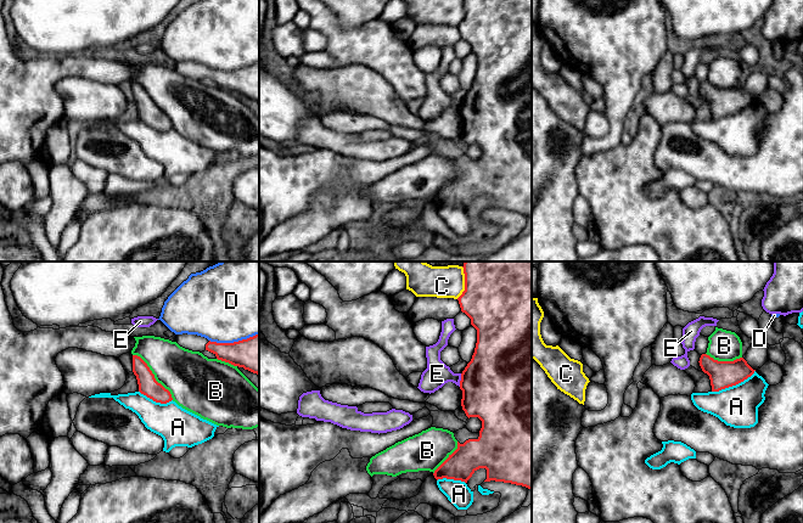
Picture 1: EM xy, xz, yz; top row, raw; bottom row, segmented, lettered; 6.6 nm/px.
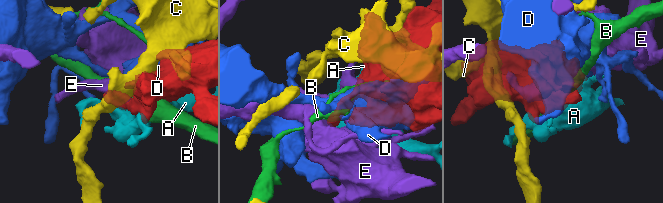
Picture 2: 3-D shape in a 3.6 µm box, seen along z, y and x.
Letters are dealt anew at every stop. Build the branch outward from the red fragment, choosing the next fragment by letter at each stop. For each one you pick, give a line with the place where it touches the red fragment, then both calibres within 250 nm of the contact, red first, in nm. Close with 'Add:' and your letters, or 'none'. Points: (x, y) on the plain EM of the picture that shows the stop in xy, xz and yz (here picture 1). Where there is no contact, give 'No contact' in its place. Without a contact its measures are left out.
Add: none

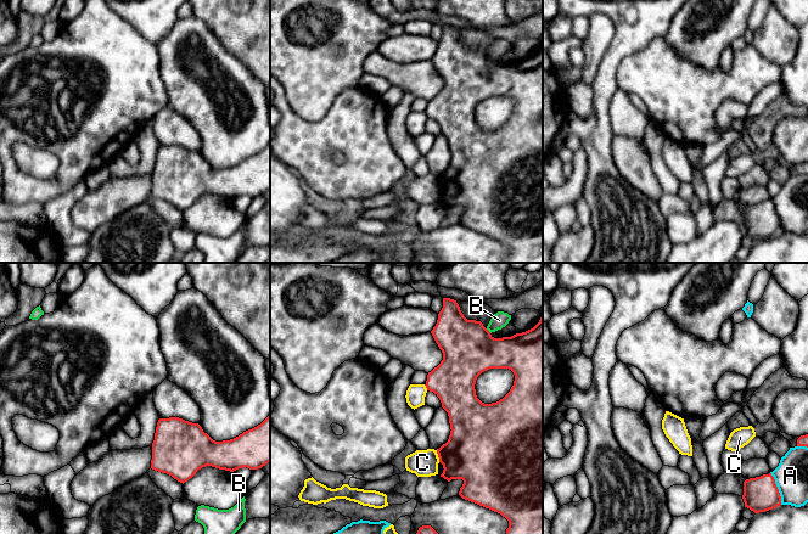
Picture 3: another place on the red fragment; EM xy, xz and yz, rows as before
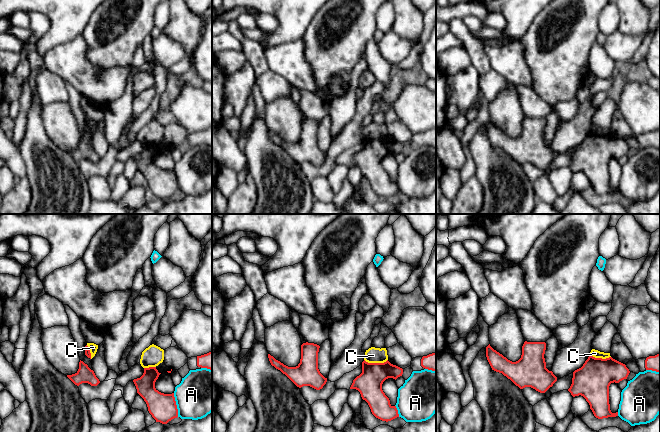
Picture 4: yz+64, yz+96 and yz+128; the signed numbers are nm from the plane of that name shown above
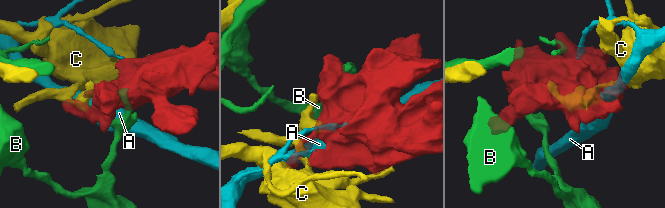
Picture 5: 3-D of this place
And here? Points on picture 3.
Add: none

